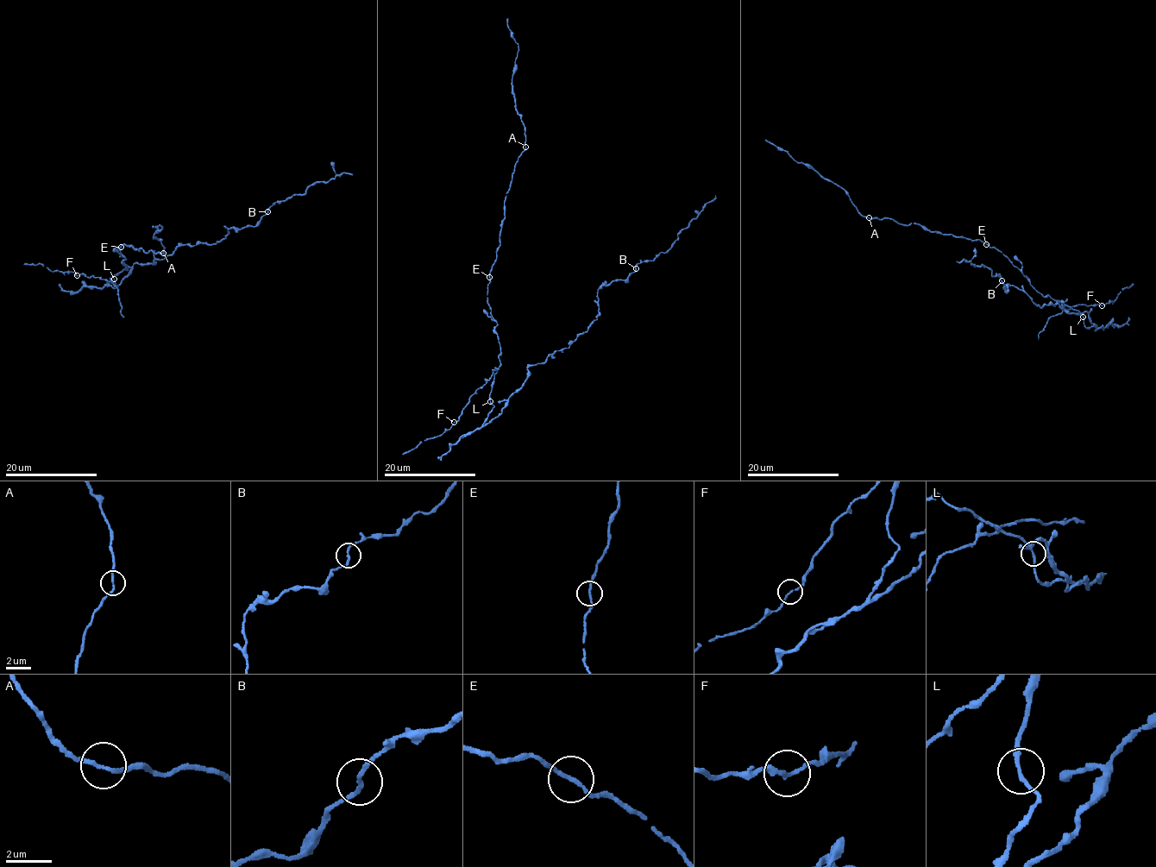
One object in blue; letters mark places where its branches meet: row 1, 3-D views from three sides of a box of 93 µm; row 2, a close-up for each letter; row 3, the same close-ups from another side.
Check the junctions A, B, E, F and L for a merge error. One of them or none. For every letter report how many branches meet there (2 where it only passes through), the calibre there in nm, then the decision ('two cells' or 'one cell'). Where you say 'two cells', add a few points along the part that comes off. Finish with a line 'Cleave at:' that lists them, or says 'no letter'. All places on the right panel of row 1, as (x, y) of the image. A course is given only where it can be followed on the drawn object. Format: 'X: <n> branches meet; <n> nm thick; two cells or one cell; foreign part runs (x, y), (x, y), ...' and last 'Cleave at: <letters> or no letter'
A: 2 branches meet; 160 nm thick; one cell
B: 2 branches meet; 170 nm thick; one cell
E: 2 branches meet; 160 nm thick; one cell
F: 2 branches meet; 120 nm thick; one cell
L: 2 branches meet; 170 nm thick; one cell
Cleave at: no letter

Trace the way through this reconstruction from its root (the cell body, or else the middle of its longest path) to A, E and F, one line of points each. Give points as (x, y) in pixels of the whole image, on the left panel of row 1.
A: (114, 279), (128, 270), (126, 259), (117, 252), (122, 245), (163, 254)
E: (114, 279), (115, 275), (125, 268), (128, 270), (123, 262), (126, 259), (117, 252), (121, 247)
F: (114, 279), (116, 274), (109, 281), (93, 275), (87, 277), (84, 273), (77, 275)

